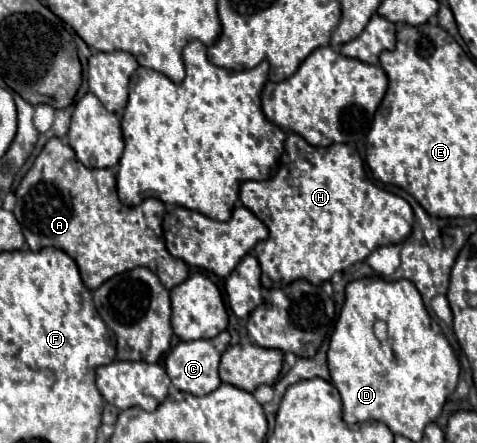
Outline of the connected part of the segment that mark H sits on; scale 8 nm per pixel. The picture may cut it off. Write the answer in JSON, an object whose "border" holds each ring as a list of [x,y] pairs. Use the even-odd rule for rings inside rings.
{"border":[[[288,134],[282,164],[276,176],[262,182],[244,182],[240,188],[240,200],[270,230],[270,236],[264,242],[258,242],[254,248],[254,254],[262,266],[264,288],[286,288],[294,280],[308,280],[310,284],[320,286],[336,272],[366,260],[366,256],[378,246],[402,244],[410,236],[414,224],[410,204],[404,198],[378,188],[364,172],[364,162],[354,148],[348,144],[316,148],[298,134]]]}

